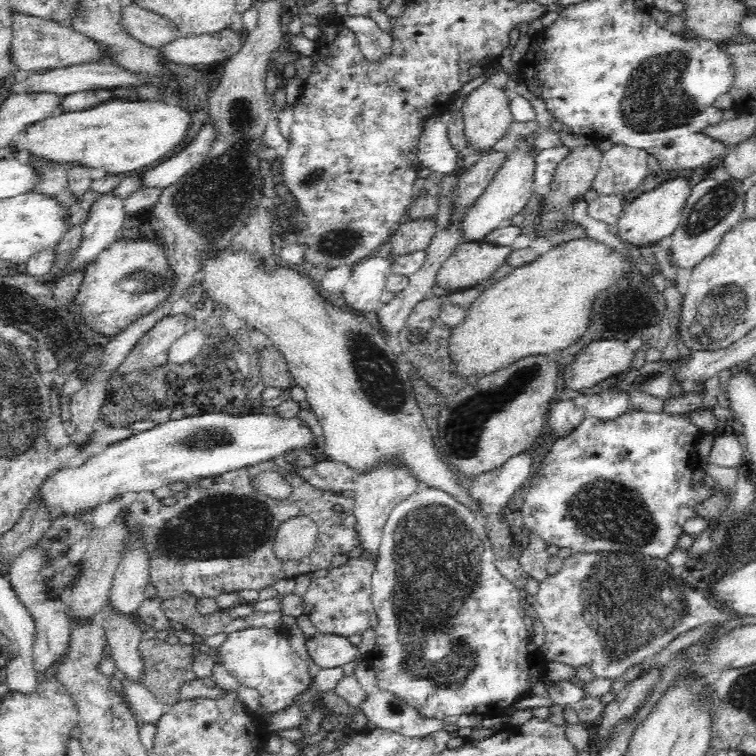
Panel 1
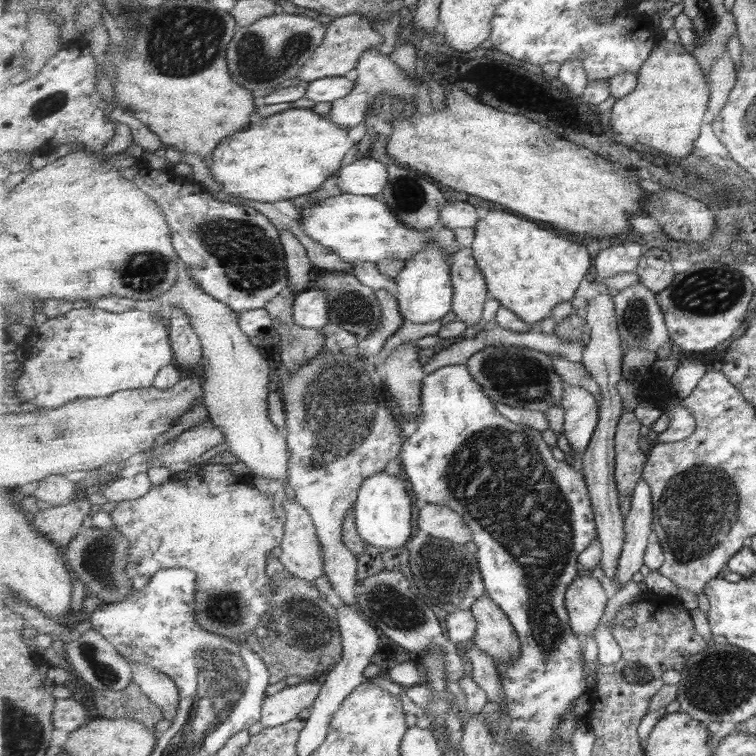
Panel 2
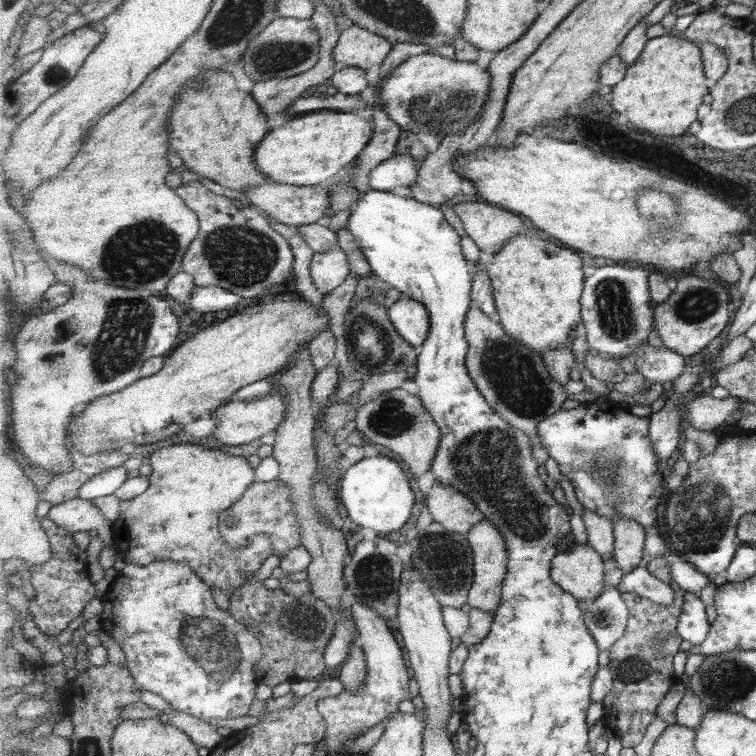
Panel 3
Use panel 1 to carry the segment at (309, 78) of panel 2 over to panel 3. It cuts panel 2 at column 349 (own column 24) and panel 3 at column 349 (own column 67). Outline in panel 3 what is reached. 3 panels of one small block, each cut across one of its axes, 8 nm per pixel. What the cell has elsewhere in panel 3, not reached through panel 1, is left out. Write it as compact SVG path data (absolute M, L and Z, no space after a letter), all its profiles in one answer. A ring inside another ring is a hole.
M353 24L340 34L332 56L340 66L352 65L367 70L383 64L393 50L394 44L387 38Z

